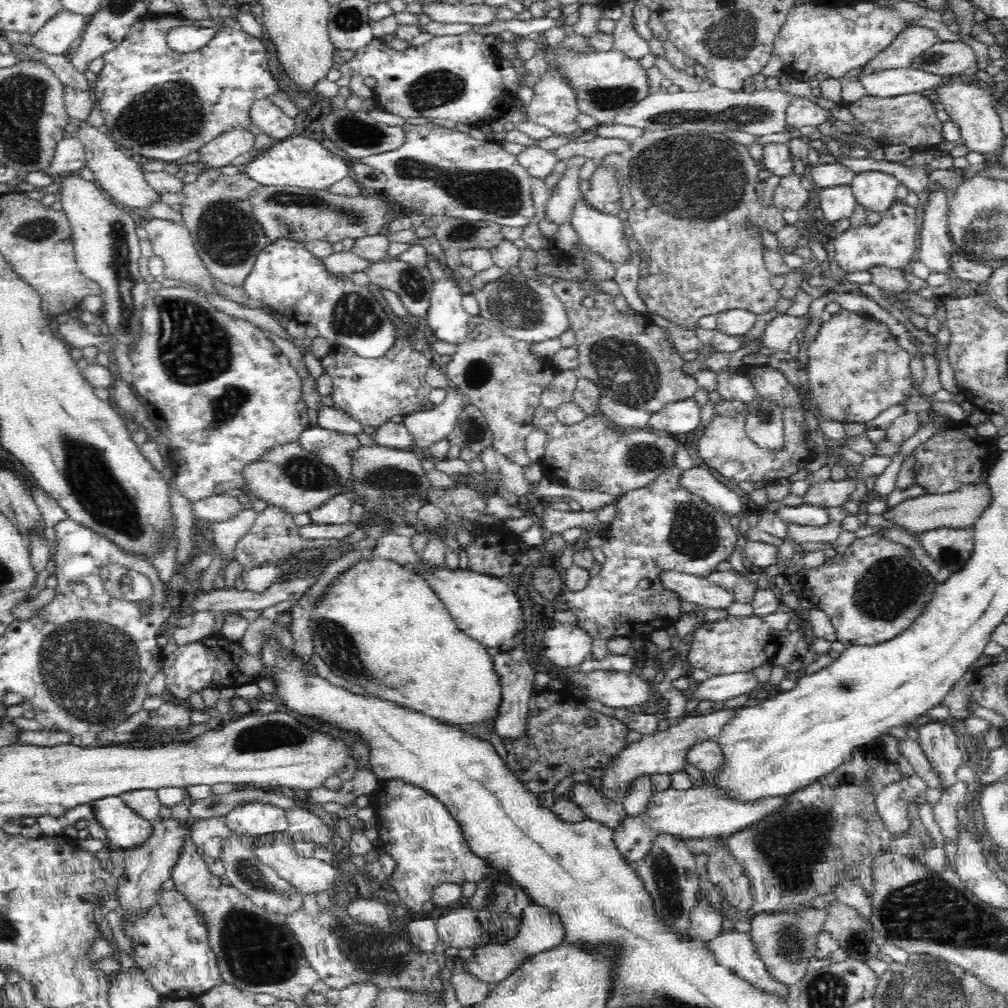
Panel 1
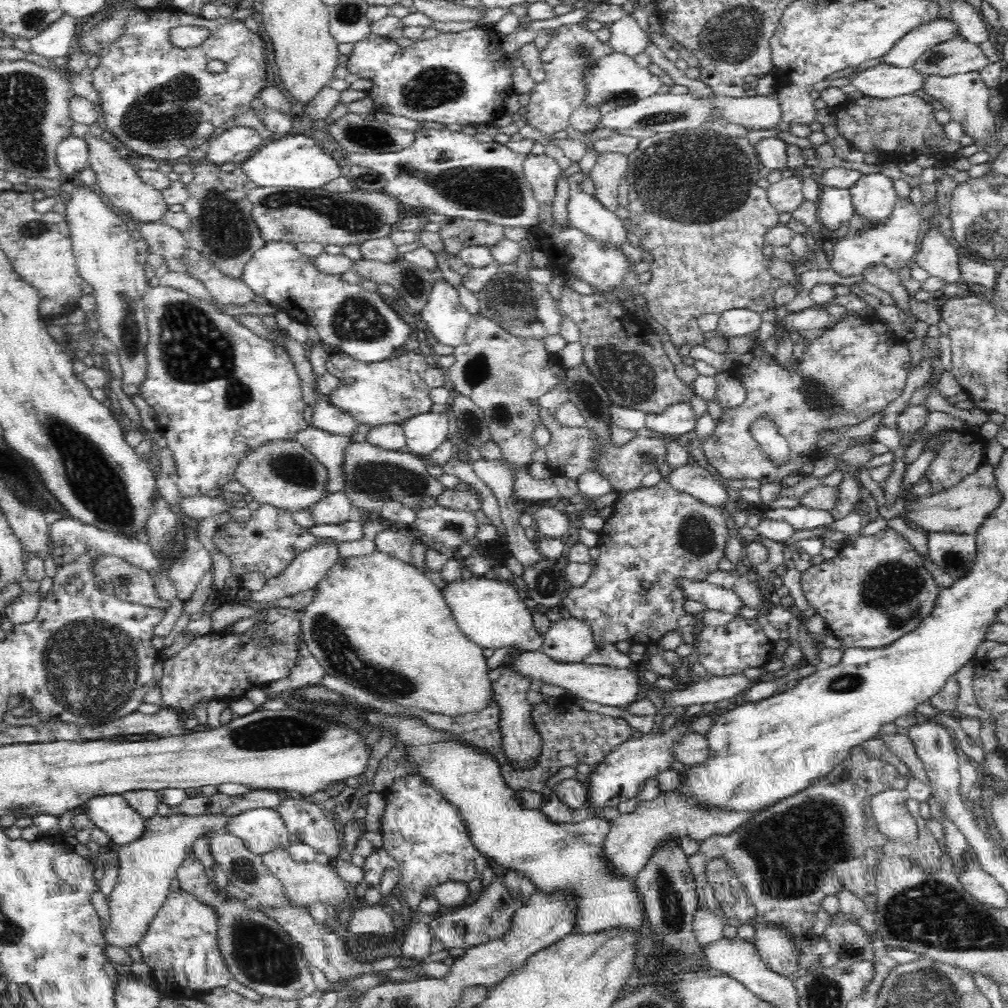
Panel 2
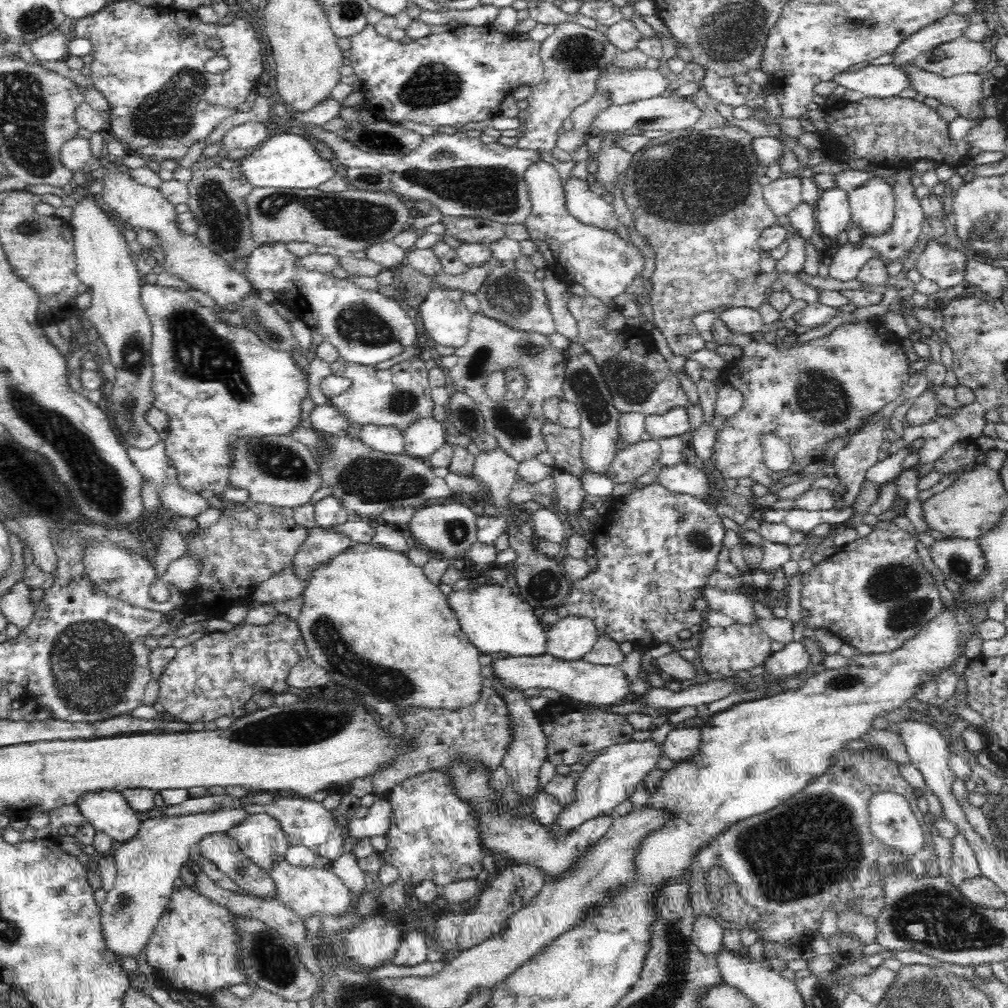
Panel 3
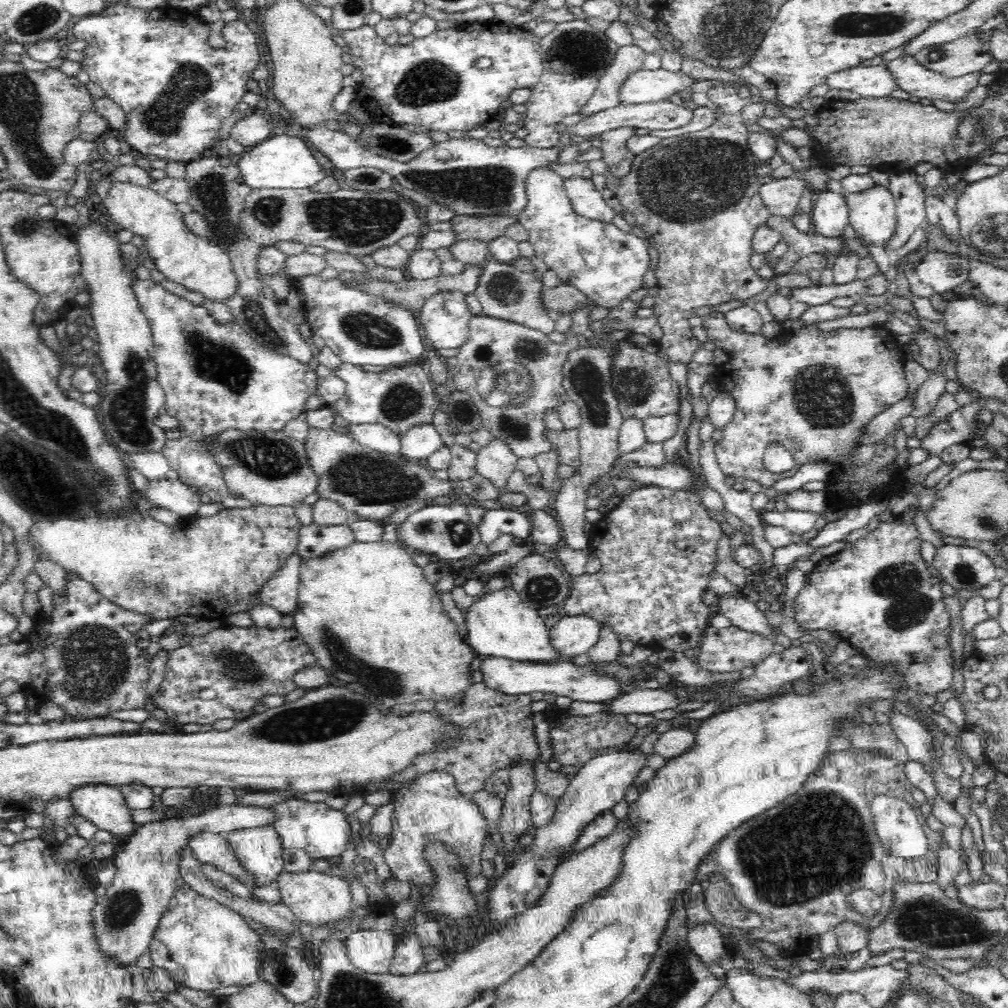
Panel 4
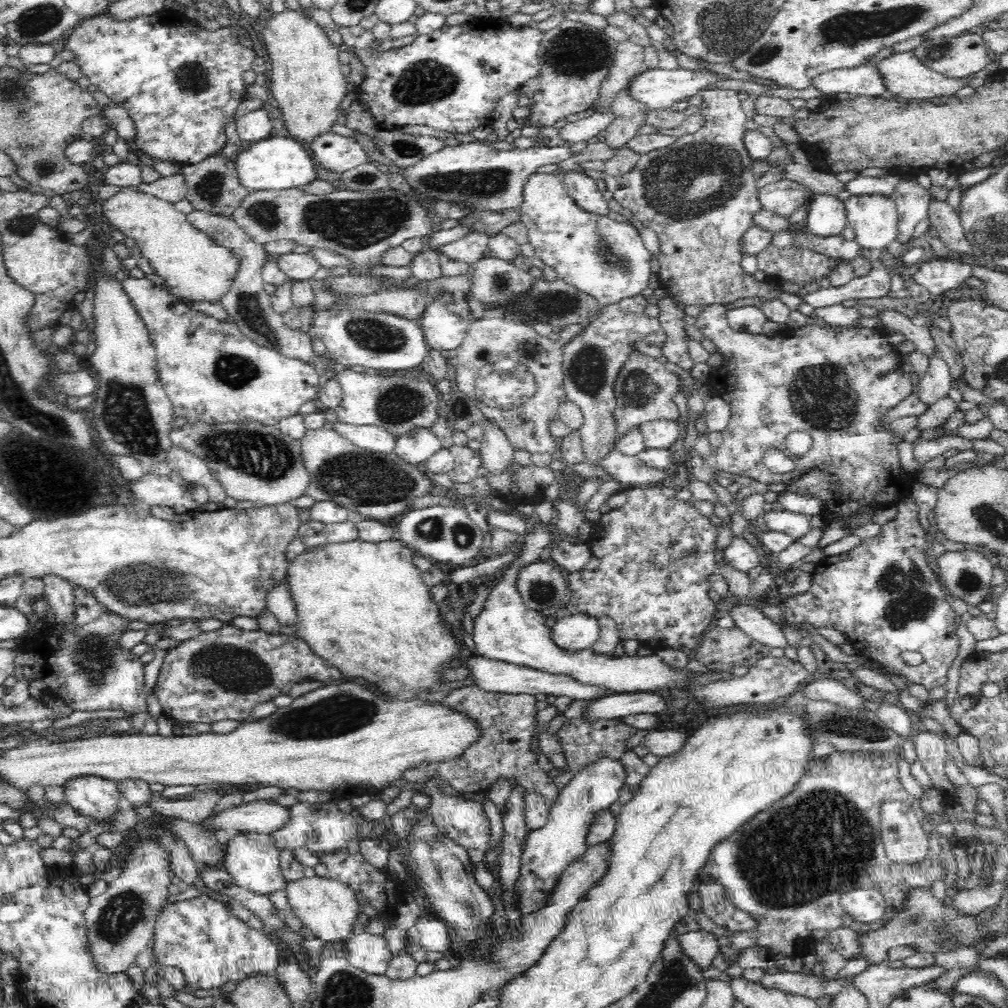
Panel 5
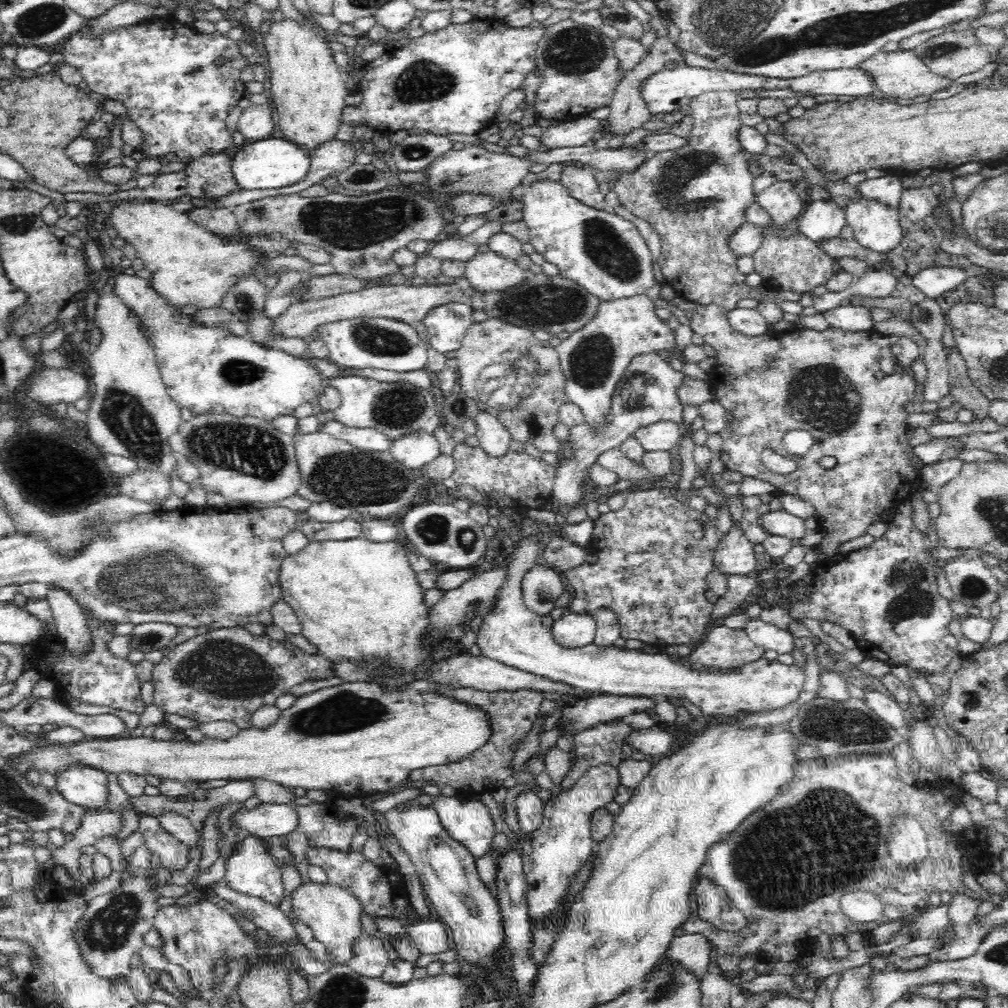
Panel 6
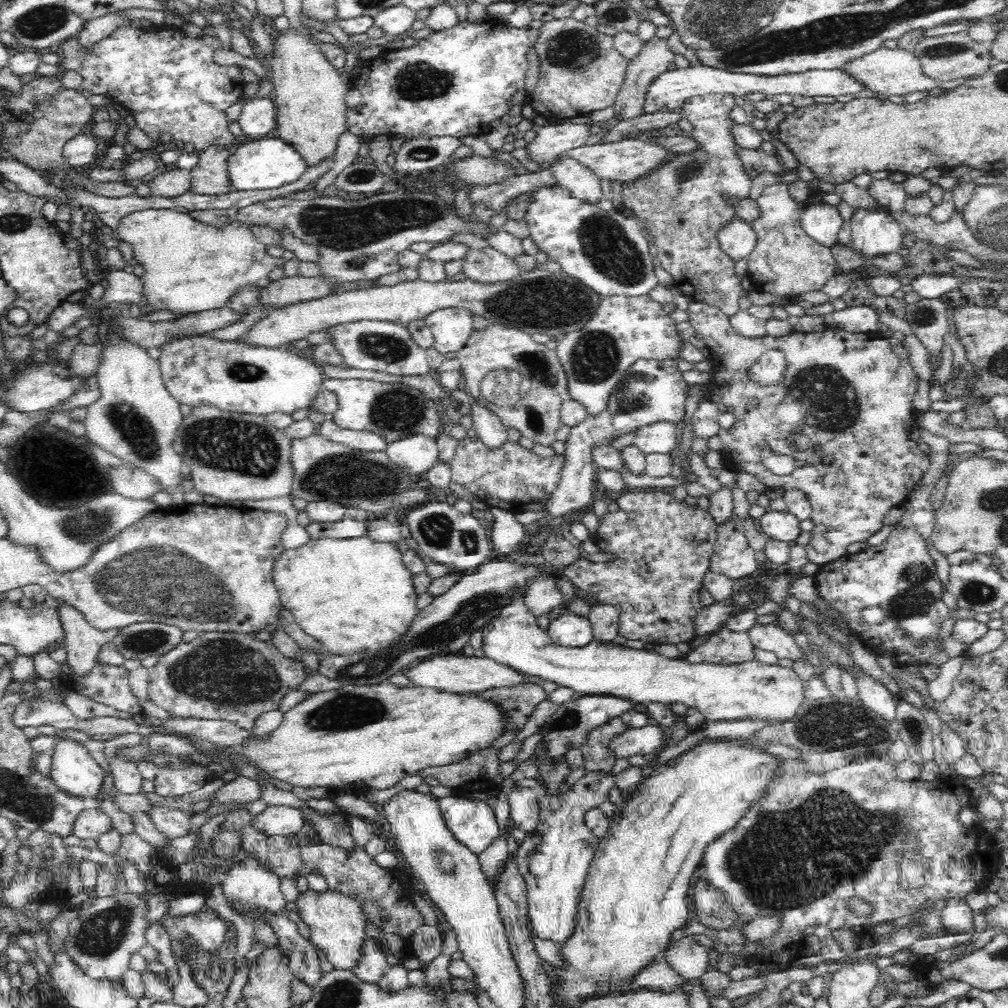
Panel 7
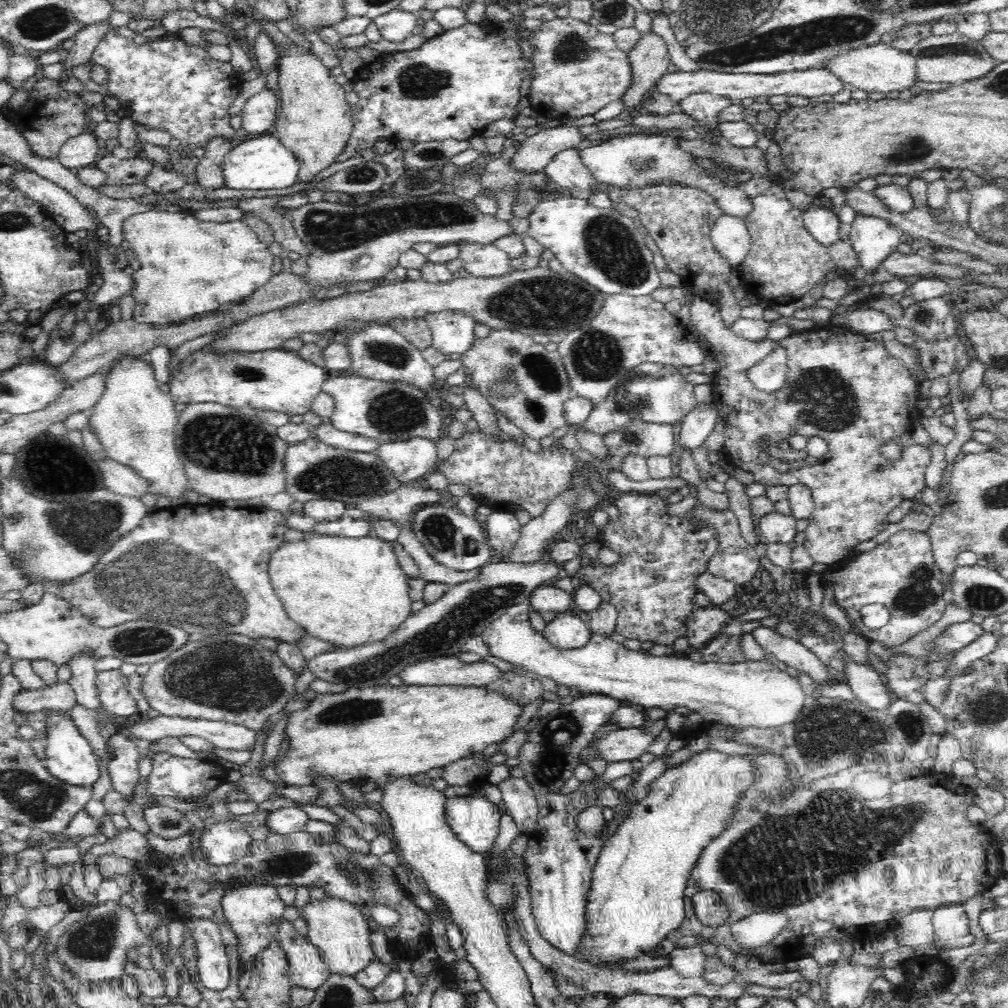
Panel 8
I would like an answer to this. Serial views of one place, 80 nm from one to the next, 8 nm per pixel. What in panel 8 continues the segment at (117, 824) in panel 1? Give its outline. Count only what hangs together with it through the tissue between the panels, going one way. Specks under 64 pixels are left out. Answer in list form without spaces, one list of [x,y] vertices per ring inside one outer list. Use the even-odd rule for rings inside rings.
[[[47,709],[45,717],[46,744],[43,750],[48,771],[62,781],[76,785],[93,785],[100,776],[98,757],[94,755],[94,749],[90,747],[88,740],[80,734],[76,722],[72,720],[71,715],[66,715],[58,709]]]

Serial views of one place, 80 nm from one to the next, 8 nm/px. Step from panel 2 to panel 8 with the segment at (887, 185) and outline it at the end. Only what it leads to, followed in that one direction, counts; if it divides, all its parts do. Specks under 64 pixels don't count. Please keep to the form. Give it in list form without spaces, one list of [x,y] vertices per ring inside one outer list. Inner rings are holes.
[[[855,216],[851,223],[849,242],[858,256],[860,275],[876,274],[885,261],[897,252],[903,231],[875,216]]]

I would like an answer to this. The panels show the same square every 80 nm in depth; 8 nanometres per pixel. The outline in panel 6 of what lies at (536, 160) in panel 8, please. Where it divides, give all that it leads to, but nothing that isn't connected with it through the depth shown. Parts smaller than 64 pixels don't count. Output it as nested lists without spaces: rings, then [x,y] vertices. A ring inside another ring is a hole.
[[[590,116],[565,120],[558,126],[548,126],[540,134],[540,146],[536,151],[550,153],[562,148],[577,148],[592,141],[593,135],[601,130],[601,121]]]

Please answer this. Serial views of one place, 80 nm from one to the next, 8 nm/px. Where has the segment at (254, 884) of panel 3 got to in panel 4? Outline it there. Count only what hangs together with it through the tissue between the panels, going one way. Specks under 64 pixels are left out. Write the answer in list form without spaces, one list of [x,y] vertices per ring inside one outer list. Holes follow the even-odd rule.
[[[204,831],[191,834],[187,845],[192,849],[193,855],[203,866],[215,867],[218,871],[234,876],[238,881],[247,882],[246,873],[242,871],[242,865],[231,854],[228,841],[223,834]]]

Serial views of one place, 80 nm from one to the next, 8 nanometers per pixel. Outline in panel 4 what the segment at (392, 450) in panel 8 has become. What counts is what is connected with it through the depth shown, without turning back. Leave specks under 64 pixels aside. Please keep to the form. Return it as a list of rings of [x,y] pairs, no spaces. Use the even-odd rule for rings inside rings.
[[[432,423],[414,426],[401,437],[400,453],[408,460],[423,463],[433,452],[444,445]]]

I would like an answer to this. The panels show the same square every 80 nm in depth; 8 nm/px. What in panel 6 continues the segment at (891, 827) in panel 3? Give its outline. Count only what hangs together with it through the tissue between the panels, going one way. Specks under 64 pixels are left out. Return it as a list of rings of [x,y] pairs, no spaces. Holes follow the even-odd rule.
[[[898,818],[888,840],[890,857],[901,865],[920,862],[927,855],[926,833],[913,818]]]

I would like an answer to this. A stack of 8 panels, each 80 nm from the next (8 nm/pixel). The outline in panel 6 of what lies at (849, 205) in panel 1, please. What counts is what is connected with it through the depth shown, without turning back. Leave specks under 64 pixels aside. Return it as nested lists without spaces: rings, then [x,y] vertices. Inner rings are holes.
[[[833,200],[812,201],[799,217],[799,230],[814,243],[828,243],[847,225],[845,211]]]

